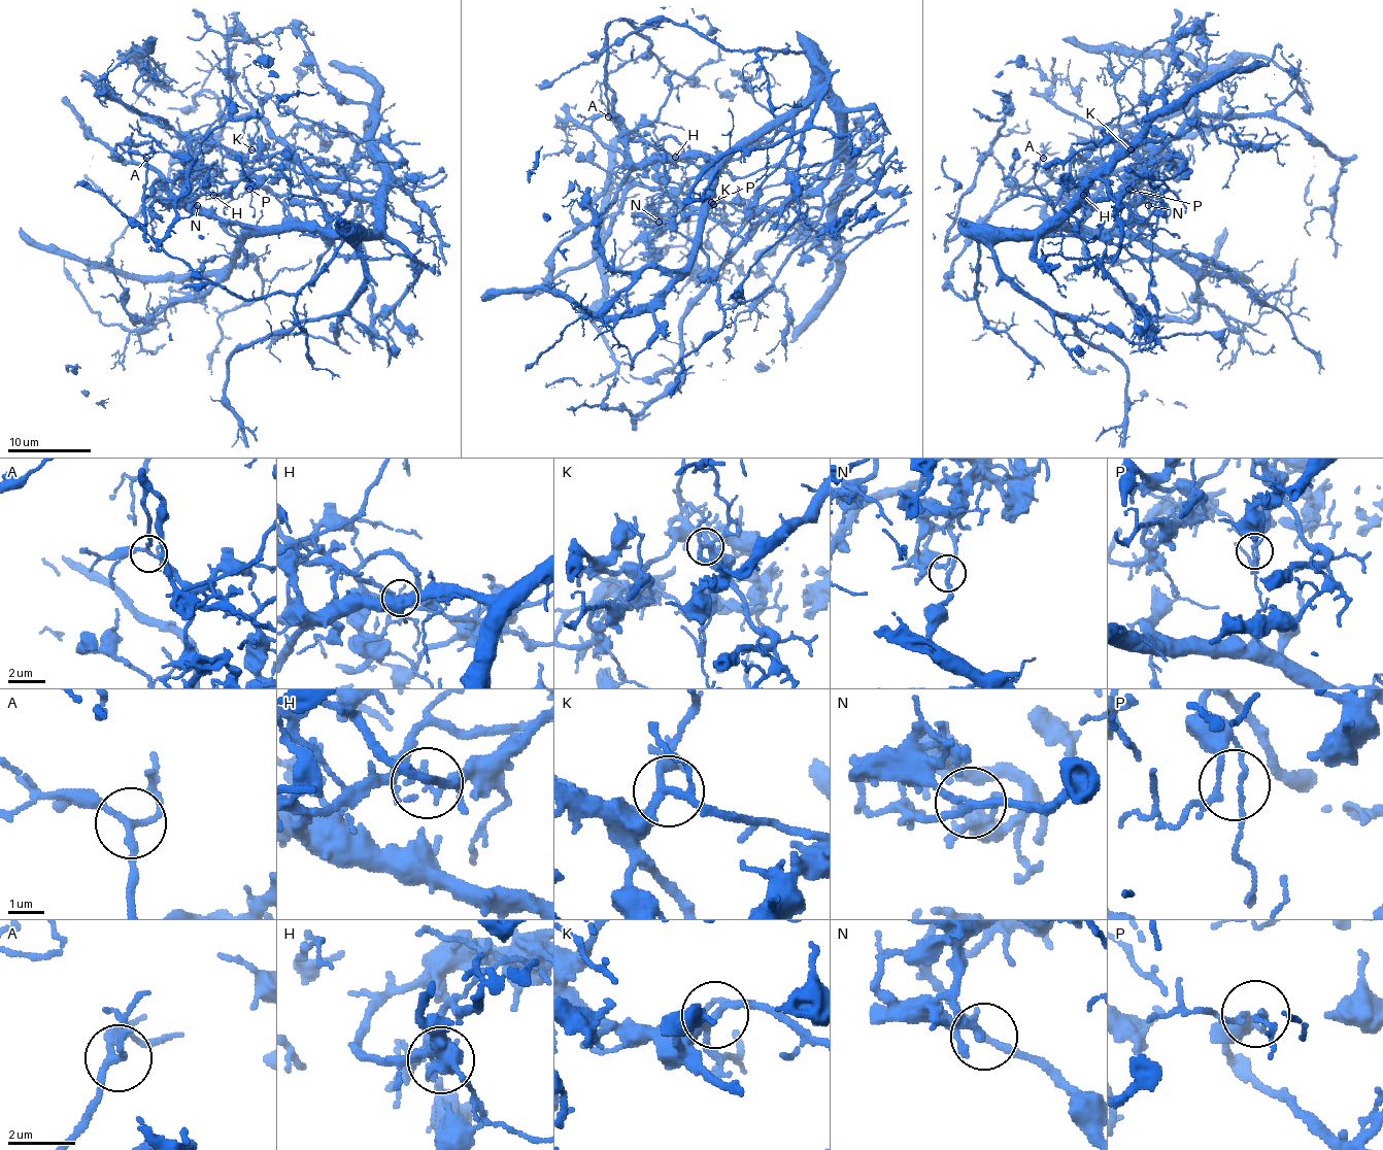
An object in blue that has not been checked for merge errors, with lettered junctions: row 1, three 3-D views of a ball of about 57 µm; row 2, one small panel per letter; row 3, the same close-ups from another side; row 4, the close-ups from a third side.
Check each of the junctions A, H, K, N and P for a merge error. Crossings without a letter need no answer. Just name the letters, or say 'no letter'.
H, N

